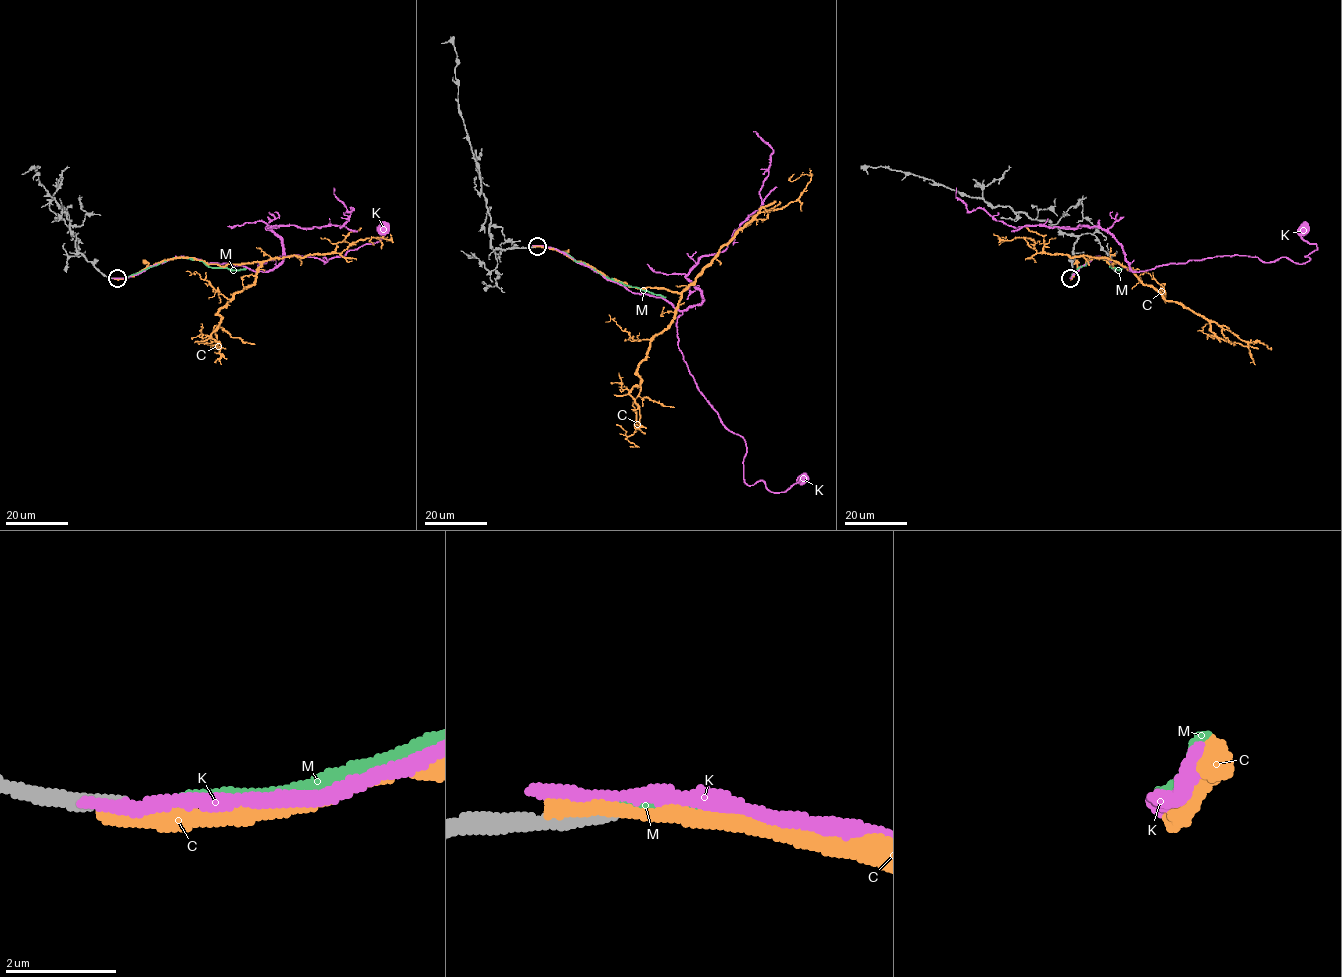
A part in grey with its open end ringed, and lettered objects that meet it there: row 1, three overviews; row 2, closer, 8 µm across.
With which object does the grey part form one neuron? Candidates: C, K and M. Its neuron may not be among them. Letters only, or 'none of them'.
M

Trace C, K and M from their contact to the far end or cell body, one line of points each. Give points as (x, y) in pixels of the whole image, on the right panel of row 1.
C: (1071, 278), (1088, 259), (1117, 262), (1037, 252), (1026, 238), (999, 238), (1005, 238), (998, 245)
K: (1070, 278), (1095, 257), (1137, 272), (1217, 256), (1305, 263), (1317, 245), (1304, 240), (1302, 229)
M: (1071, 278), (1077, 269), (1093, 258), (1102, 258), (1111, 267), (1122, 269)

